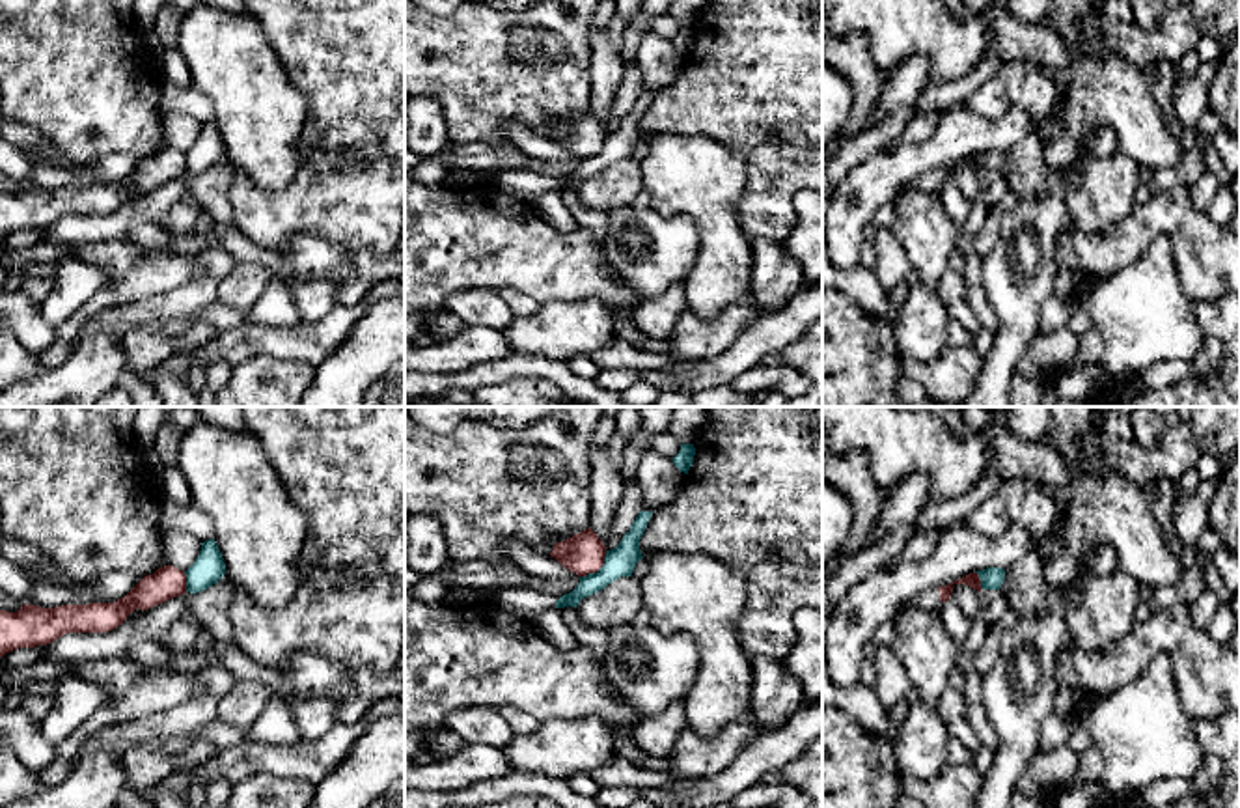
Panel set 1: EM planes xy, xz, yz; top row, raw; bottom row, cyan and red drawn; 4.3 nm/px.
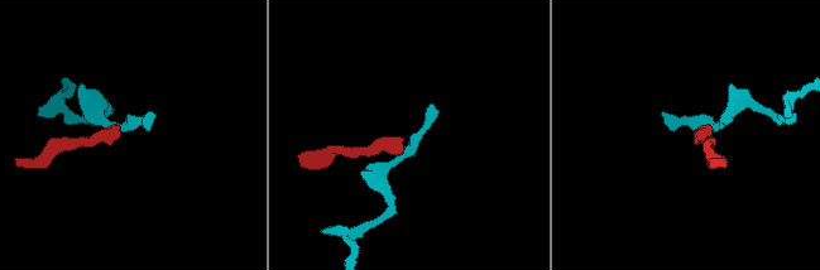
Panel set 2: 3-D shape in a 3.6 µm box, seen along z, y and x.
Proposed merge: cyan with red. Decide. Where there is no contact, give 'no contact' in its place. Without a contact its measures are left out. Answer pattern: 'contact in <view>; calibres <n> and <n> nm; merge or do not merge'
contact in xz; calibres 130 and 180 nm; do not merge

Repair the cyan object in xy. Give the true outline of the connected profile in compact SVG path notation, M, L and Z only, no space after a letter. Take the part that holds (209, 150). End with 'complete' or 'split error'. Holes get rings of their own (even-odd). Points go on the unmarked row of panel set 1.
M214 121L201 125L200 138L185 153L186 174L198 175L216 166L226 157L226 146Z; complete

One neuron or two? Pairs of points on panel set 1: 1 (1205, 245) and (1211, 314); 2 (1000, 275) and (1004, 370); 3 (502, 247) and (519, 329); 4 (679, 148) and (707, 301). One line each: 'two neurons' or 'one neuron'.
1: two neurons
2: one neuron
3: two neurons
4: one neuron

